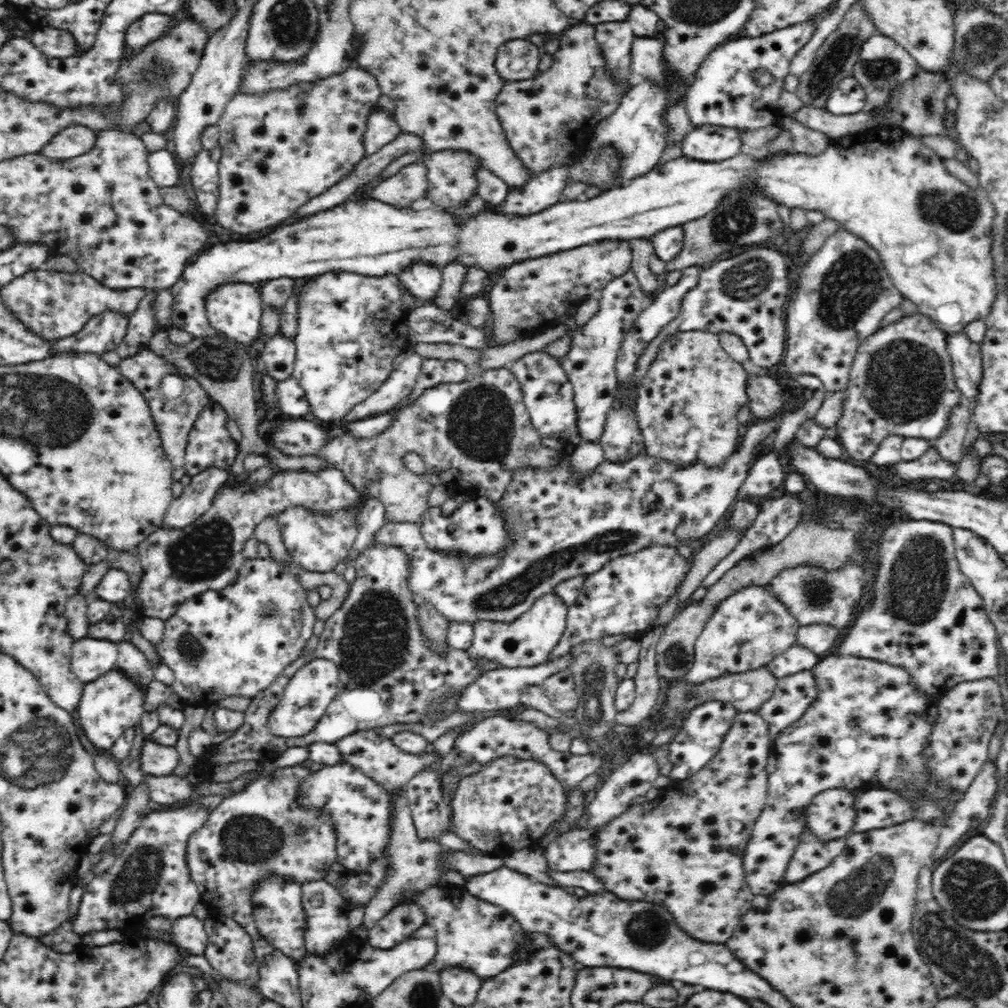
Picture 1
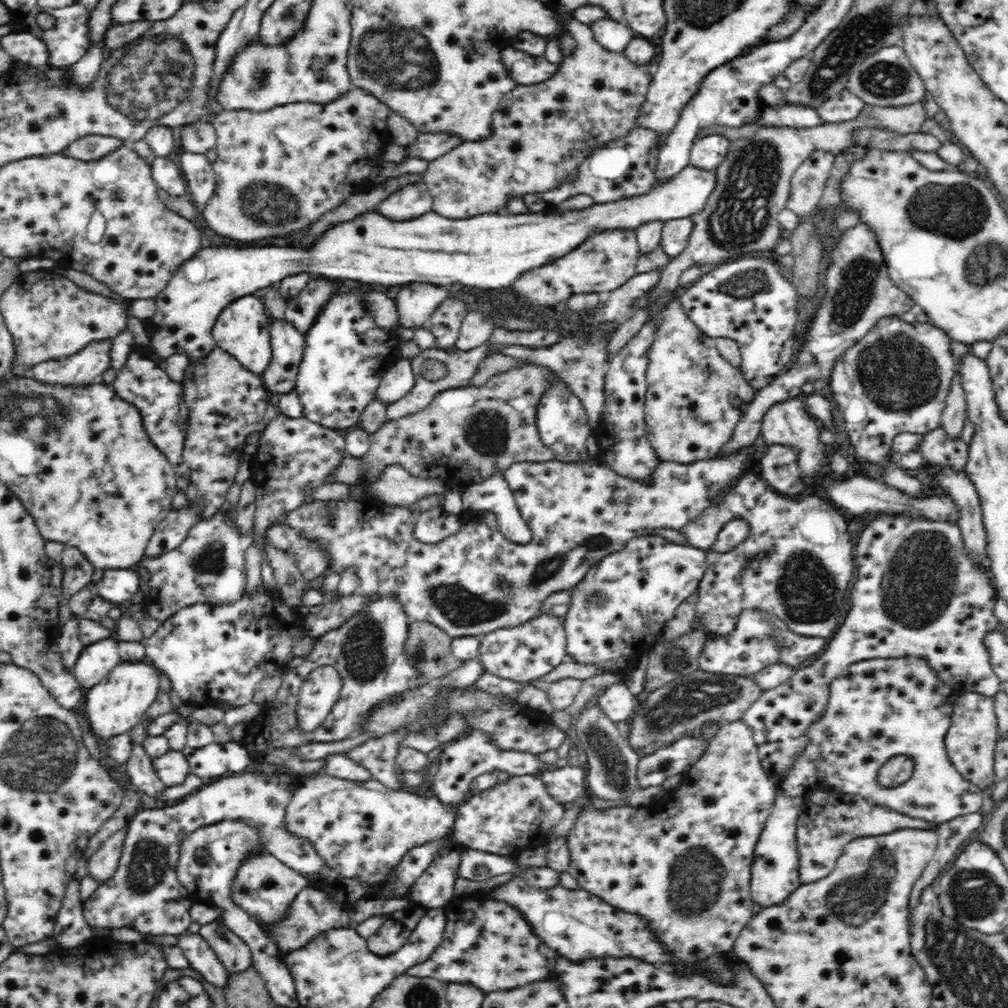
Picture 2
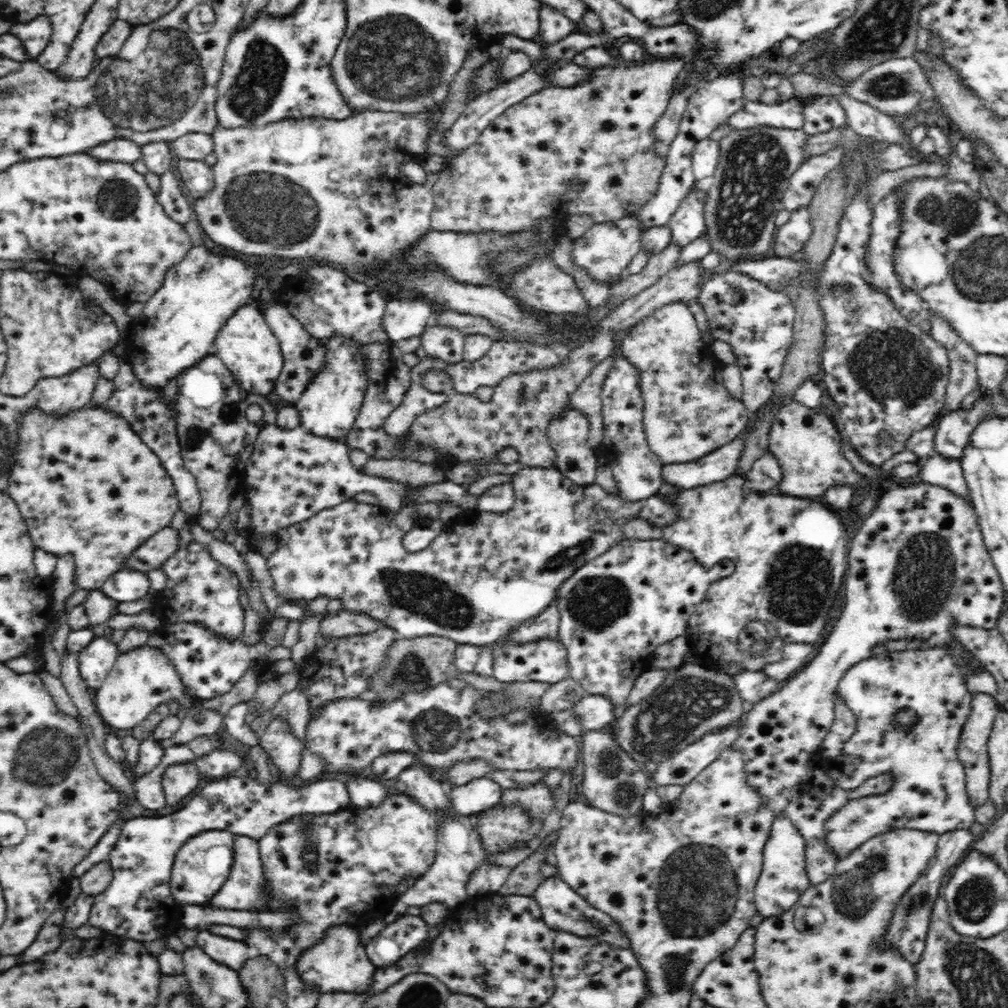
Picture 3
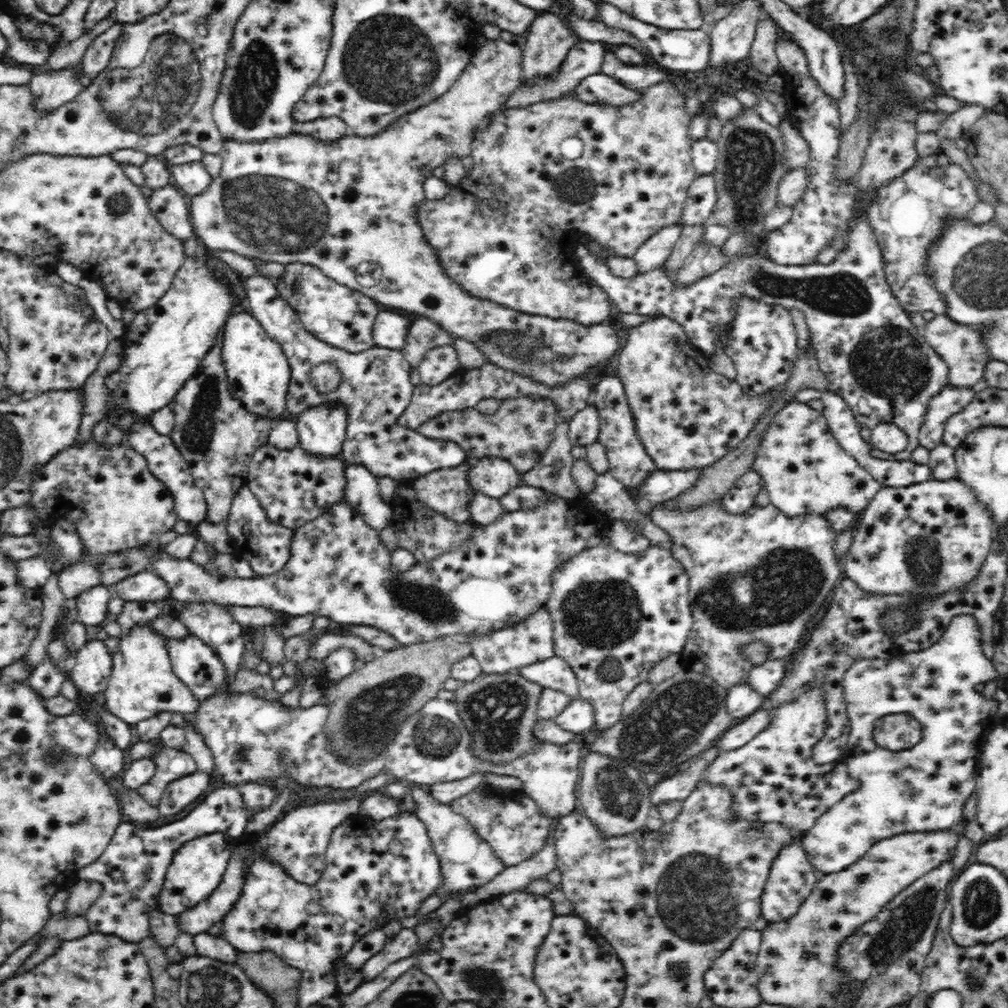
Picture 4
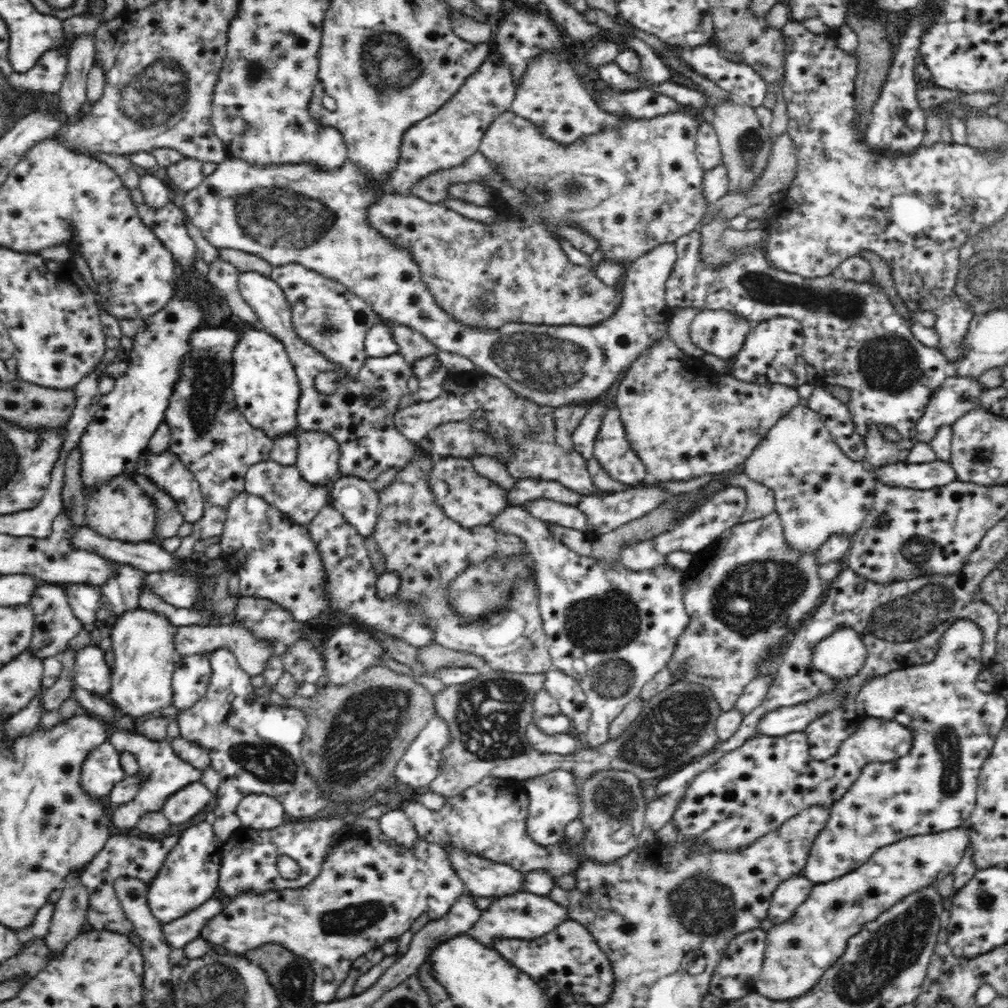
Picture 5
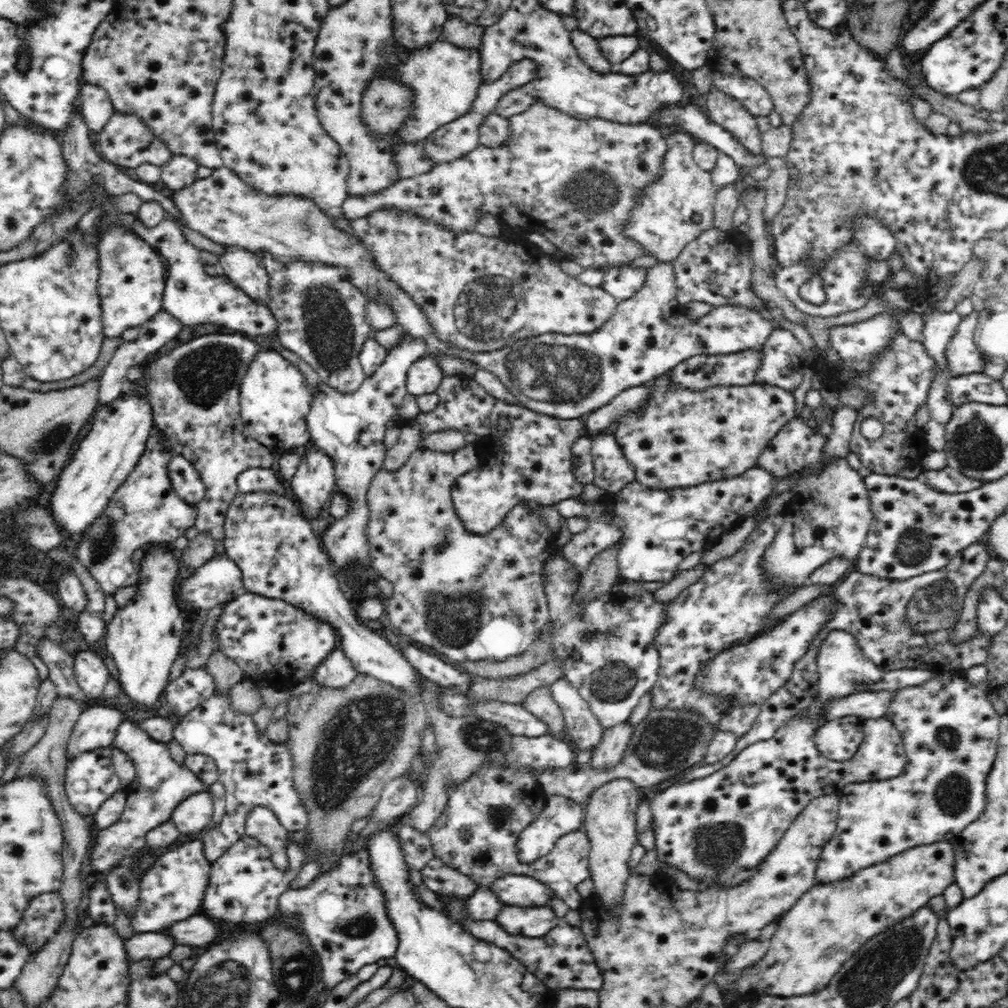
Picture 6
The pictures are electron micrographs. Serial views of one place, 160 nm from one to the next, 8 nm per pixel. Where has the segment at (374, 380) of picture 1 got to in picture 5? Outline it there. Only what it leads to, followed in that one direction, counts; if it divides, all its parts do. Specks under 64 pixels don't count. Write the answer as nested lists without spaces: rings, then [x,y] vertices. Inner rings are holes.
[[[304,431],[296,434],[299,443],[295,462],[300,478],[310,485],[328,486],[338,478],[339,442],[322,431]]]

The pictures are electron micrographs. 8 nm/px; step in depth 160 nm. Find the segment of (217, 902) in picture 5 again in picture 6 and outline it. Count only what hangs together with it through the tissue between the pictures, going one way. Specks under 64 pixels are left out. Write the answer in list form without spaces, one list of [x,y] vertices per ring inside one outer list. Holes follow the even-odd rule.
[[[146,932],[130,937],[124,942],[124,949],[128,954],[128,962],[140,959],[159,959],[168,955],[175,948],[174,939],[159,932]]]

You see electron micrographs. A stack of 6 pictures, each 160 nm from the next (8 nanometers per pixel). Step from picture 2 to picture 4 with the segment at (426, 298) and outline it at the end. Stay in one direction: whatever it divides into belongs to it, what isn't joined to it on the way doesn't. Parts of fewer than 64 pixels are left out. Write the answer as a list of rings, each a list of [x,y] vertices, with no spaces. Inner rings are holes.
[[[386,310],[378,313],[372,326],[374,346],[388,349],[401,349],[408,335],[408,326],[414,317],[408,314]]]

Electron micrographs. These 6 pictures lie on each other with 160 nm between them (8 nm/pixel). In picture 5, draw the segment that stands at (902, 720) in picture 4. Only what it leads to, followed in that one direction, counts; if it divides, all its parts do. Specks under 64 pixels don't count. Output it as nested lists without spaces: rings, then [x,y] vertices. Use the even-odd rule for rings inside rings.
[[[886,719],[861,720],[858,730],[842,742],[834,757],[828,760],[816,760],[810,756],[810,747],[804,731],[796,731],[784,736],[753,736],[737,749],[716,761],[708,770],[701,772],[686,788],[682,800],[678,800],[672,814],[672,823],[677,832],[688,840],[696,840],[698,846],[717,852],[740,852],[740,849],[752,846],[766,833],[778,828],[788,819],[811,806],[831,806],[858,780],[862,769],[872,763],[885,764],[908,754],[912,748],[912,731],[904,725]]]

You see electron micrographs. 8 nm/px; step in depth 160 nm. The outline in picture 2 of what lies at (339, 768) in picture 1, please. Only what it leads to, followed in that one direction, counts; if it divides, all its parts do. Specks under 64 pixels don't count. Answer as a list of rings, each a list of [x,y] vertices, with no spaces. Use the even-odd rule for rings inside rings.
[[[320,773],[317,775],[312,775],[311,778],[306,780],[306,784],[302,784],[302,786],[298,787],[294,794],[292,795],[291,801],[288,803],[286,809],[286,816],[284,818],[284,824],[282,827],[290,833],[290,835],[294,835],[294,837],[300,837],[300,839],[306,839],[308,843],[312,844],[315,852],[323,858],[322,870],[320,873],[312,874],[312,875],[302,875],[307,879],[309,883],[309,887],[315,887],[320,889],[321,891],[327,891],[330,896],[333,896],[335,900],[342,906],[342,908],[346,908],[347,910],[354,907],[358,900],[368,899],[368,898],[378,898],[380,894],[382,894],[383,890],[387,887],[386,879],[389,878],[390,874],[393,874],[398,868],[398,865],[402,860],[404,860],[404,856],[412,850],[414,847],[419,847],[420,845],[425,845],[430,841],[437,841],[438,839],[444,838],[446,834],[450,834],[453,830],[453,822],[457,817],[456,808],[460,806],[462,802],[458,802],[458,804],[444,804],[438,797],[430,794],[422,797],[422,795],[418,795],[411,791],[406,790],[394,790],[393,788],[388,788],[384,786],[381,782],[377,780],[370,779],[366,782],[358,783],[356,781],[348,781],[342,780],[338,778],[334,778],[330,775],[322,776]]]

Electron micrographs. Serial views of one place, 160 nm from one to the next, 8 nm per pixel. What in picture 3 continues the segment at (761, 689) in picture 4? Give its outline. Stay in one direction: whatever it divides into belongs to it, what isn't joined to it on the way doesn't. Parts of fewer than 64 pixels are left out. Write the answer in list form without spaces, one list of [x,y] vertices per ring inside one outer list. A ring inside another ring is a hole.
[[[784,643],[781,650],[780,661],[766,663],[760,671],[768,679],[774,679],[782,684],[811,661],[817,652],[817,646],[810,643]]]

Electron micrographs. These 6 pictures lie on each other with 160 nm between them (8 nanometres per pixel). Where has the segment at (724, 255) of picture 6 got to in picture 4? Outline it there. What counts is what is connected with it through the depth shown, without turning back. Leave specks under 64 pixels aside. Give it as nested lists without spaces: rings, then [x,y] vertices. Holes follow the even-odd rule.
[[[856,216],[856,220],[851,222],[846,241],[848,249],[840,251],[836,260],[828,265],[816,263],[784,266],[761,254],[745,255],[741,252],[718,272],[694,280],[692,284],[675,284],[674,273],[667,272],[663,267],[634,277],[612,275],[606,262],[599,260],[594,251],[587,250],[585,245],[573,246],[572,254],[586,276],[590,276],[610,297],[611,302],[618,306],[616,310],[644,316],[664,313],[676,319],[680,327],[684,328],[688,340],[704,352],[721,353],[714,345],[715,329],[727,326],[736,318],[737,302],[741,296],[768,305],[780,305],[789,311],[796,308],[804,315],[810,332],[810,346],[814,350],[820,371],[830,381],[830,391],[845,401],[857,421],[857,426],[862,430],[872,430],[880,423],[894,423],[909,437],[908,448],[902,453],[889,454],[872,448],[871,456],[884,461],[909,460],[912,451],[919,446],[919,427],[927,414],[929,401],[949,384],[948,367],[935,349],[929,347],[920,329],[910,321],[908,313],[898,306],[898,299],[885,278],[880,245],[864,216]]]

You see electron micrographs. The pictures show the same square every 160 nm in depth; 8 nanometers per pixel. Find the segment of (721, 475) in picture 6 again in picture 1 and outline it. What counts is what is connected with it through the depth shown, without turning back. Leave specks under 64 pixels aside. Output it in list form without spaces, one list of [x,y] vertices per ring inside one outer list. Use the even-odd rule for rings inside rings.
[[[692,329],[688,332],[674,332],[668,336],[660,346],[658,346],[658,354],[656,354],[652,364],[648,367],[647,376],[642,378],[640,387],[637,388],[638,400],[636,403],[637,424],[641,428],[644,436],[645,451],[647,455],[653,458],[671,461],[674,464],[694,464],[694,462],[702,462],[705,466],[718,466],[723,464],[724,460],[732,456],[737,450],[742,435],[742,427],[738,424],[736,414],[742,406],[747,406],[748,399],[748,374],[742,367],[742,363],[736,362],[720,344],[716,333],[700,331],[700,329]]]

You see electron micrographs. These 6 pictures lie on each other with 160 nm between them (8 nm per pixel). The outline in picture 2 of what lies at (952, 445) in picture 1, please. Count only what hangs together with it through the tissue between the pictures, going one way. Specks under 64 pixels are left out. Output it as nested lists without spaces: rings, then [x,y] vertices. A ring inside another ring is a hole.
[[[957,369],[956,376],[951,384],[951,392],[948,394],[945,410],[943,411],[941,428],[946,435],[952,440],[958,439],[964,428],[965,413],[967,411],[967,397],[964,388],[962,388],[962,380],[960,378],[960,370]]]

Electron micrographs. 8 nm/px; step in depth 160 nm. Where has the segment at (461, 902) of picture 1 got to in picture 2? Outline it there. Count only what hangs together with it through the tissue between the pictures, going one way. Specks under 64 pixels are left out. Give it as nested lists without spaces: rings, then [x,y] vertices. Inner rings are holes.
[[[487,898],[484,908],[474,908],[474,920],[448,922],[440,946],[428,960],[424,960],[404,974],[415,977],[430,977],[445,983],[468,983],[482,993],[506,992],[508,989],[524,988],[524,984],[535,983],[554,976],[557,958],[543,942],[521,913],[511,904]]]

